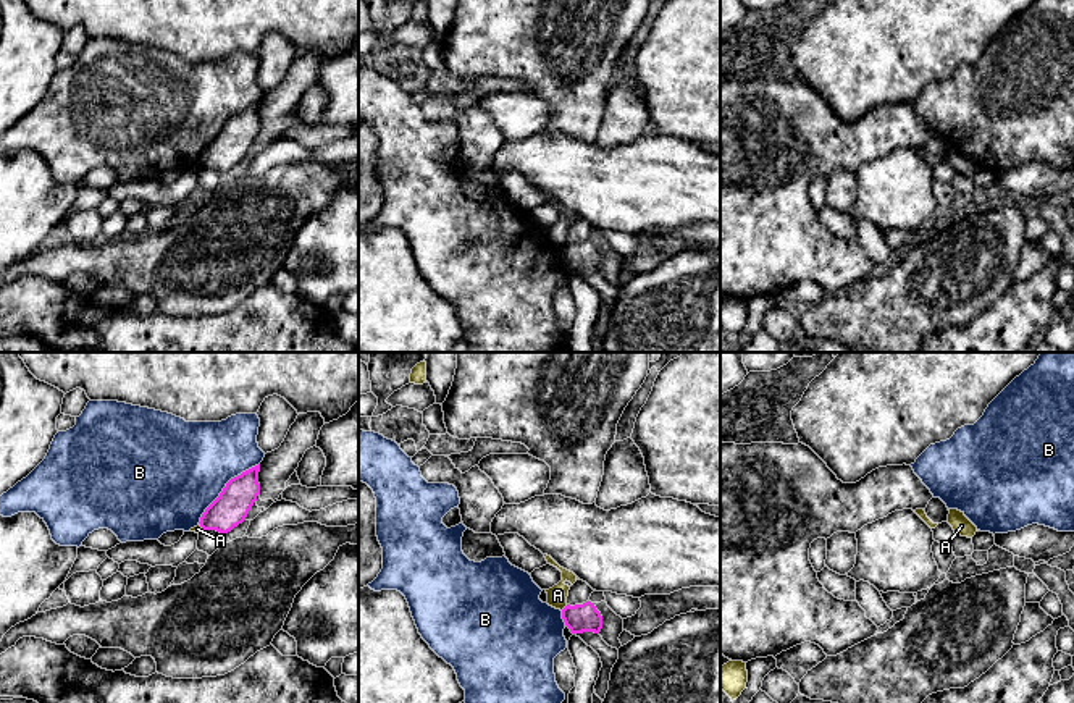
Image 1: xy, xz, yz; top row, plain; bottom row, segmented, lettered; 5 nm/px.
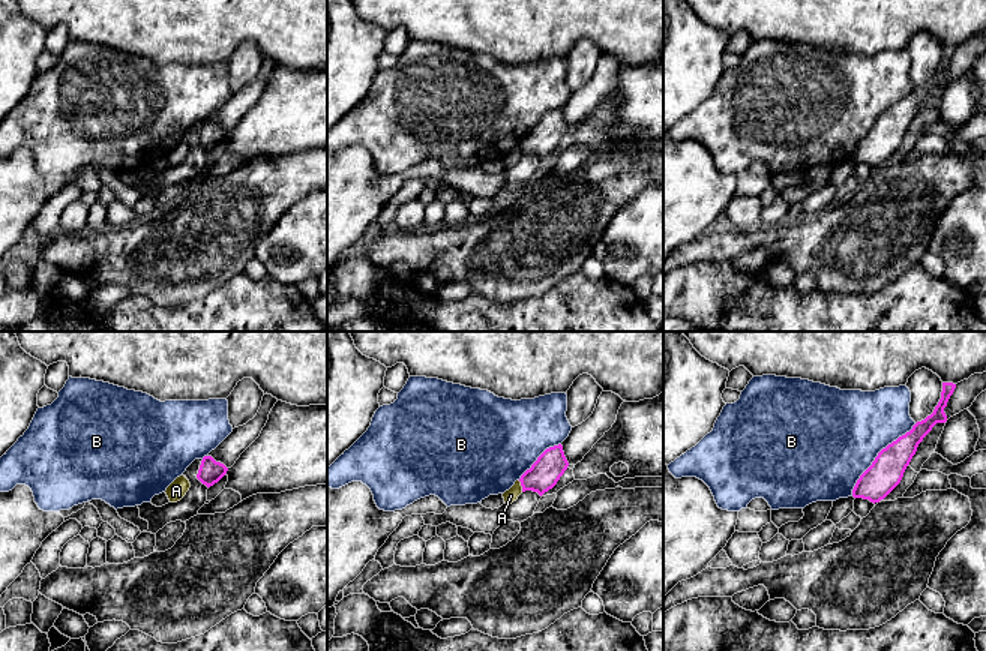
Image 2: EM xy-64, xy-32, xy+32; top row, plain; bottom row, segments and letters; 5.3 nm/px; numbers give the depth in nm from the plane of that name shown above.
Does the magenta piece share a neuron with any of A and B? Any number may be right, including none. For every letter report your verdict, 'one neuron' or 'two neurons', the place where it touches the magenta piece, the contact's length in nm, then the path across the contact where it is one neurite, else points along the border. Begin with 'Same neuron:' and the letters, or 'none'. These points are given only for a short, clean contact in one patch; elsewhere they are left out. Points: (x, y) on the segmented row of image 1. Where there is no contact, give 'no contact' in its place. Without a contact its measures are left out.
Same neuron: none
A: two neurons; meets magenta in xz at (566, 606); contact 50 nm long; border along xz (567, 605), (561, 610)
B: two neurons; meets magenta in xy at (225, 487); contact 440 nm long

